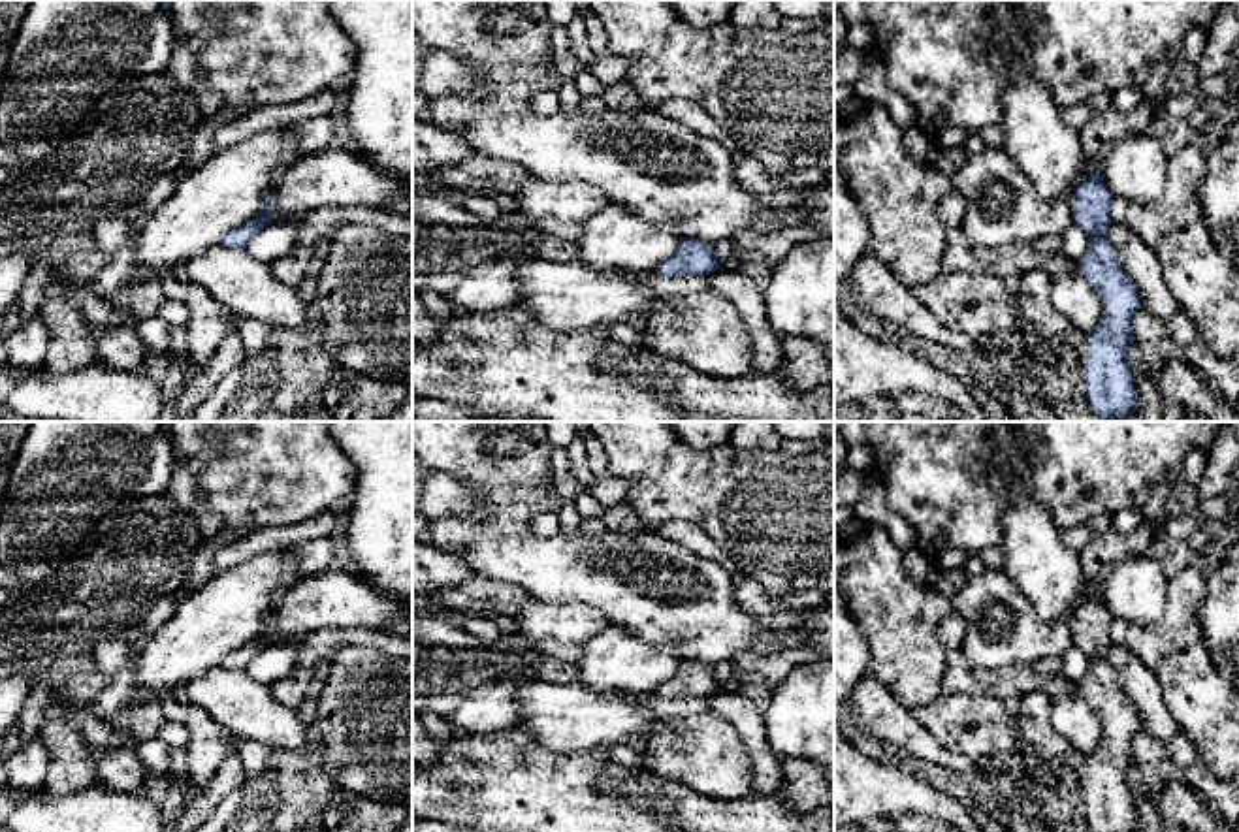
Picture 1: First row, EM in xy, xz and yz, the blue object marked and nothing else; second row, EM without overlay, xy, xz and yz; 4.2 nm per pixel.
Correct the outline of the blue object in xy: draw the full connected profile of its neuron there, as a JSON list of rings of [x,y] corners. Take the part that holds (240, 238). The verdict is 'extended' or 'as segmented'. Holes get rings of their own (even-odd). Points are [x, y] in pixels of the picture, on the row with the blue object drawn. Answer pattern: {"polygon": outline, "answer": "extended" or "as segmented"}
{"polygon": [[[273,190],[267,192],[267,196],[264,198],[264,203],[260,207],[260,211],[256,213],[256,216],[228,232],[222,239],[222,243],[230,248],[247,248],[247,245],[250,243],[250,239],[266,226],[273,224]]], "answer": "as segmented"}

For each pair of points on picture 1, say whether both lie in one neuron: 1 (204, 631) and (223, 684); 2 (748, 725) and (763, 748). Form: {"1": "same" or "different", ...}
{"1": "different", "2": "same"}

